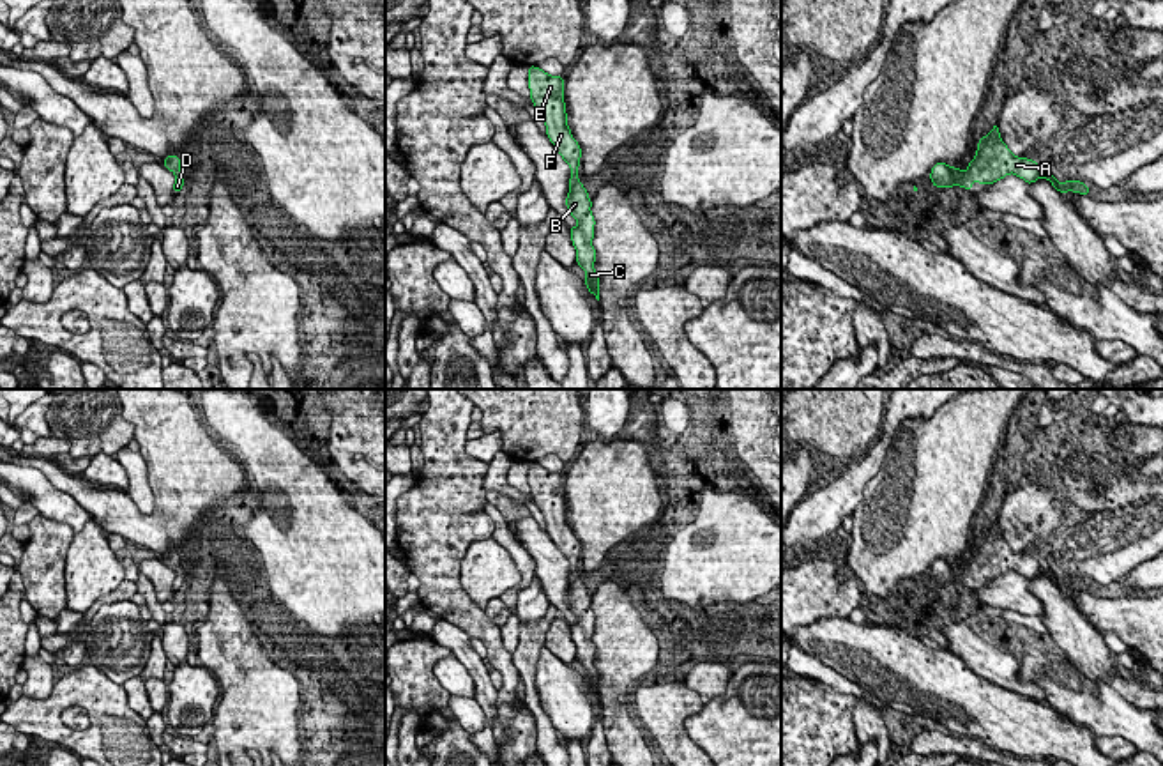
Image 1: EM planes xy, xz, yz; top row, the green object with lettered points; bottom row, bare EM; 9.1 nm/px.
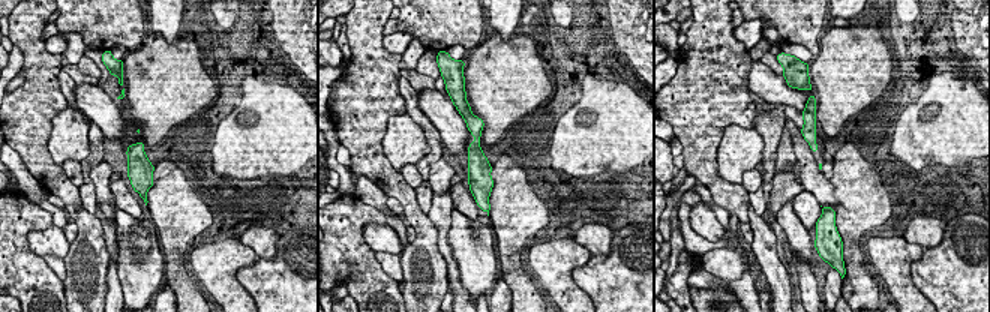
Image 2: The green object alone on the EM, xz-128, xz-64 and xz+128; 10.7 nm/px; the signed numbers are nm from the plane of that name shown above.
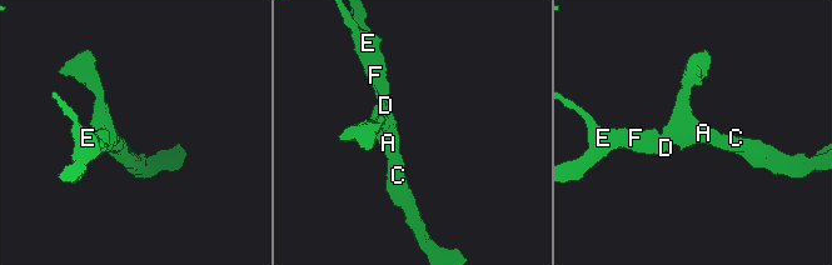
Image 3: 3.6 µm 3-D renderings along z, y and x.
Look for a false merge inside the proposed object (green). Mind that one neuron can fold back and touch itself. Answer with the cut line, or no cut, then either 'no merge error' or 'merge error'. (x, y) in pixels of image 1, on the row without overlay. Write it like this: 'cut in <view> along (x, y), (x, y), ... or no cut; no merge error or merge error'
no cut; no merge error

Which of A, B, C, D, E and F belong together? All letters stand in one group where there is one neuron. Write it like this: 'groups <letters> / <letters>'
groups A B C D E F

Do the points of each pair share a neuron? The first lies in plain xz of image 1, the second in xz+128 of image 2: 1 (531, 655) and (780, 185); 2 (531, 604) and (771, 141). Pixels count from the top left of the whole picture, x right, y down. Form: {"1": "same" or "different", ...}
{"1": "same", "2": "different"}

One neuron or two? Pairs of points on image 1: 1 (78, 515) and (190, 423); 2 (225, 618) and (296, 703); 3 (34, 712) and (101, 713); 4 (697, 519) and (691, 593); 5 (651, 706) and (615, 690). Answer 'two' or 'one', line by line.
1: two
2: one
3: one
4: one
5: two

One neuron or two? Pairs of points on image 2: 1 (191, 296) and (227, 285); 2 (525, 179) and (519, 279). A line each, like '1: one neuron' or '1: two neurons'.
1: two neurons
2: one neuron

